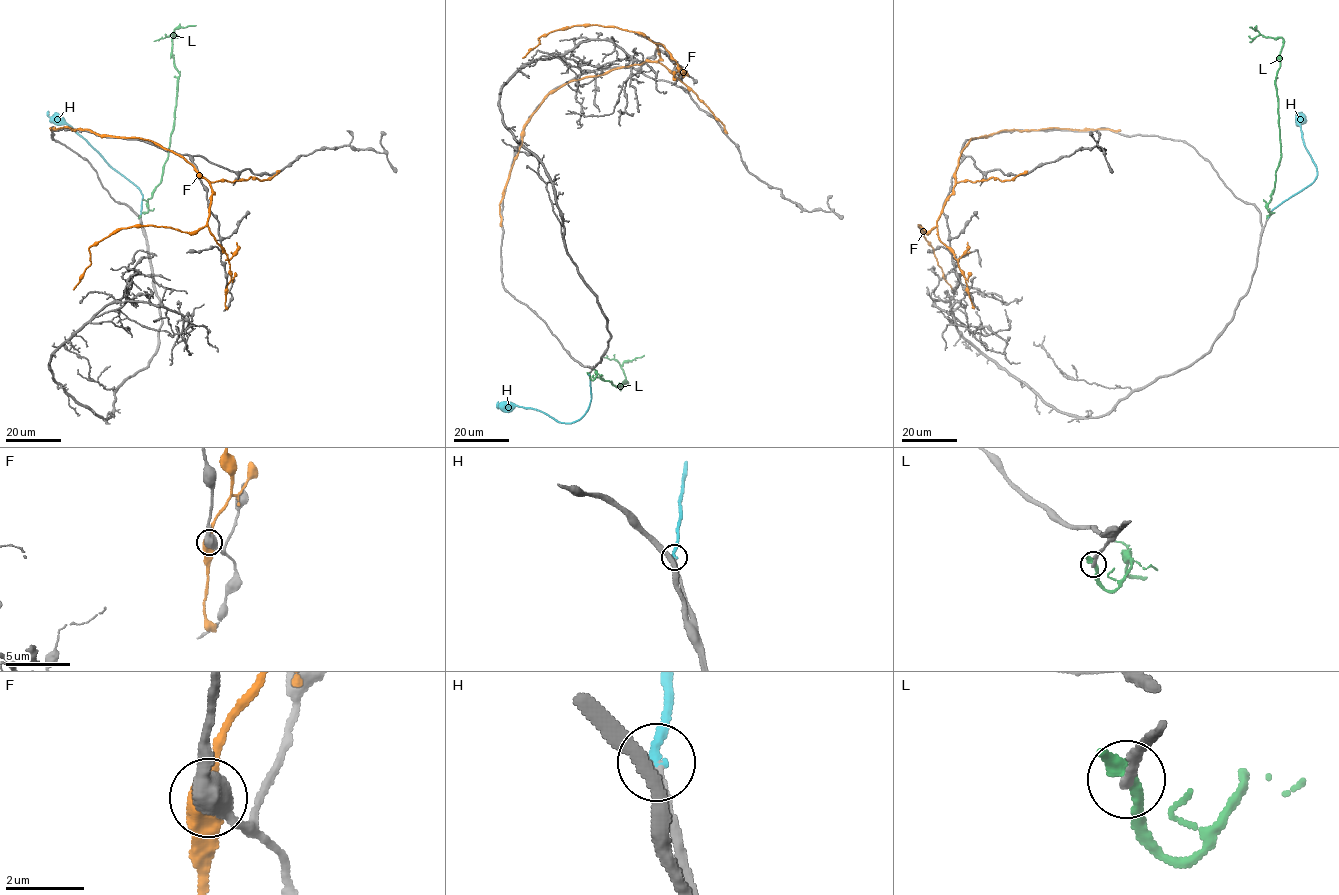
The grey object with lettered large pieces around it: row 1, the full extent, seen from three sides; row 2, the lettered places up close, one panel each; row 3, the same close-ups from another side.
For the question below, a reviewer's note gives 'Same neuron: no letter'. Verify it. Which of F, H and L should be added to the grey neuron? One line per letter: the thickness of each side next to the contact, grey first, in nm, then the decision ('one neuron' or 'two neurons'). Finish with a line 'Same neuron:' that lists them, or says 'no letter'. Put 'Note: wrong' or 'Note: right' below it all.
F: calibres 480 and 550 nm; two neurons
H: calibres 240 and 240 nm; one neuron
L: calibres 240 and 500 nm; two neurons
Same neuron: H
Note: wrong

